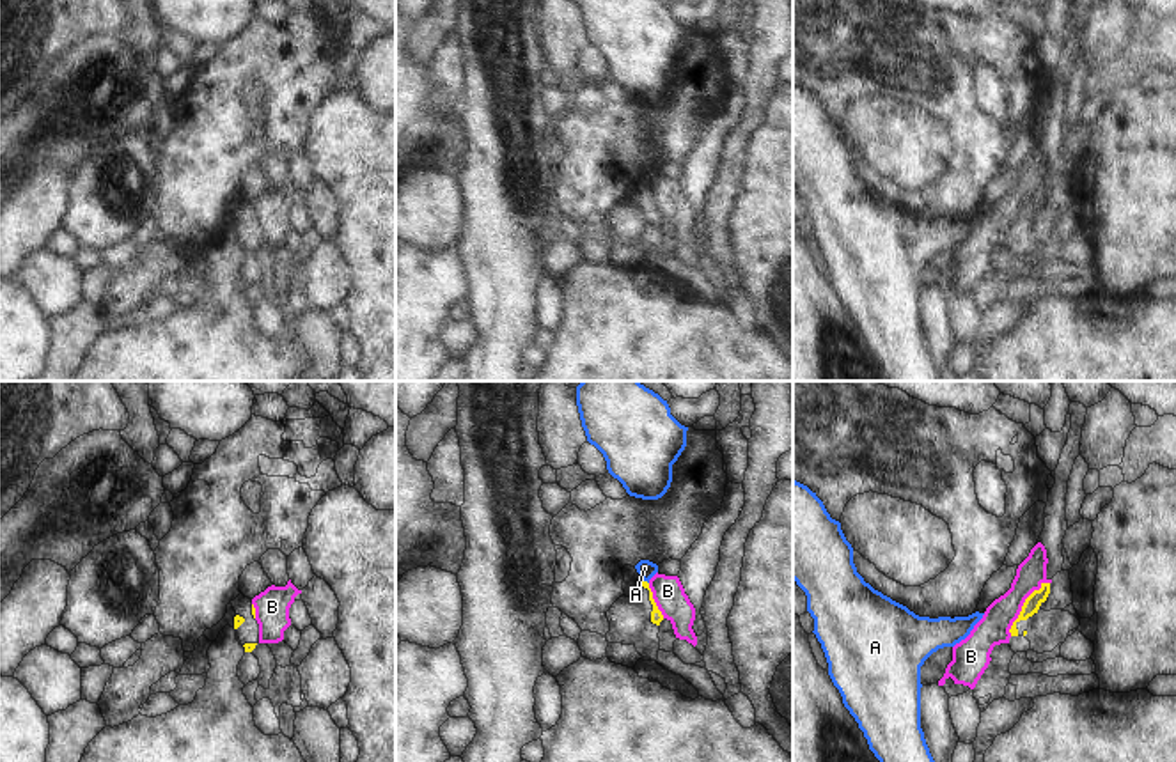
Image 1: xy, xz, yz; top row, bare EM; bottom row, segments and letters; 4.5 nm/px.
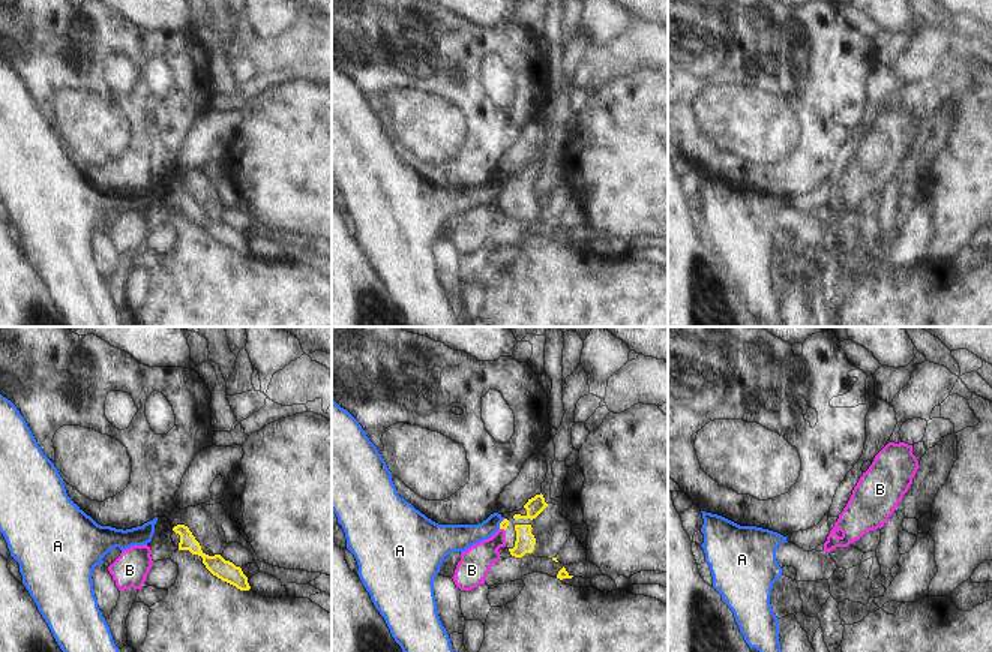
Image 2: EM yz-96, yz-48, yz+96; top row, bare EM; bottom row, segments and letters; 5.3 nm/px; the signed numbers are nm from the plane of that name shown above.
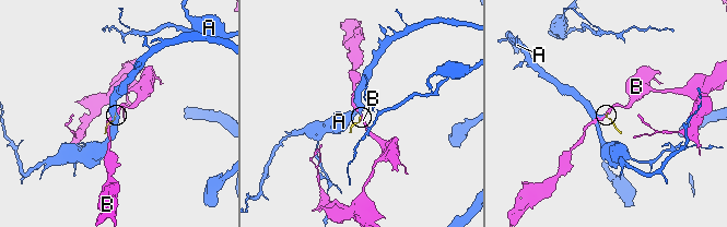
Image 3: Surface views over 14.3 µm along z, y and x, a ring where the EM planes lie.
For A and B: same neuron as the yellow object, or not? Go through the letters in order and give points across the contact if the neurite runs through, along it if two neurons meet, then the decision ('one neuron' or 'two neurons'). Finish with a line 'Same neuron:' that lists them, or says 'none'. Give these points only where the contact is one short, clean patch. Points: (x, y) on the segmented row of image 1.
A: border xz (642, 580), (648, 583); two neurons
B: border yz (1049, 582), (1026, 599), (1010, 635); two neurons
Same neuron: none

